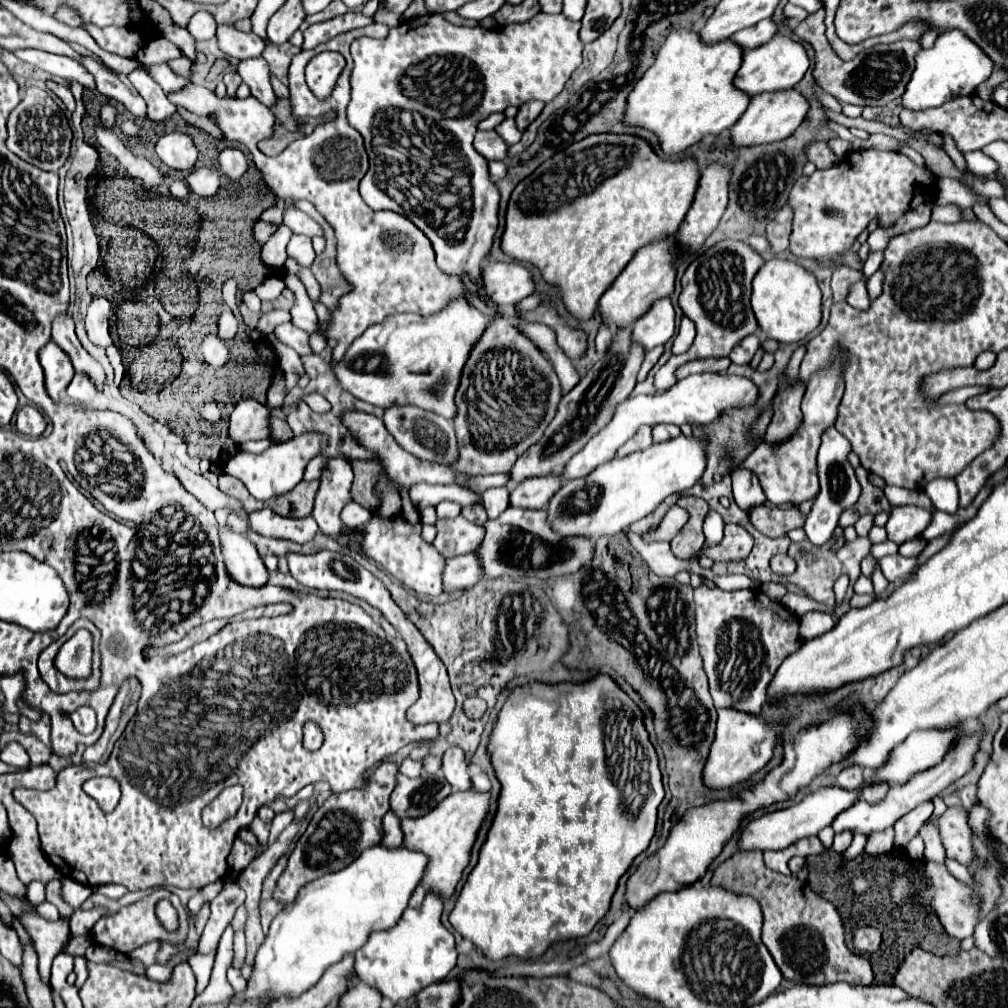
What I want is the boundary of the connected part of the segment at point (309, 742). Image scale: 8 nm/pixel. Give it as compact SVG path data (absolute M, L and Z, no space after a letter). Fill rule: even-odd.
M305 722L303 726L303 748L309 752L319 750L319 746L323 744L323 732L315 722Z

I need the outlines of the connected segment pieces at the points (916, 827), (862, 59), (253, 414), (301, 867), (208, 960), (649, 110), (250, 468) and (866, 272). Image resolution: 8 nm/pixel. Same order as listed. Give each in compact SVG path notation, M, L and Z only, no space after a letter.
M925 802L911 810L909 814L905 814L903 818L899 818L899 822L895 824L895 848L905 848L907 842L919 834L921 826L925 824L925 820L929 820L931 814L933 802Z
M819 8L817 12L809 14L803 22L799 22L799 26L795 28L795 34L801 40L809 42L815 50L815 68L813 68L815 84L823 92L835 96L837 100L841 100L845 104L885 106L893 100L899 100L911 78L911 72L915 68L915 54L921 50L921 44L913 42L913 40L881 44L879 48L867 50L863 54L857 54L853 60L843 62L837 58L837 54L833 52L833 48L829 46L829 42L825 38L823 18L825 18L825 10Z
M251 398L239 401L229 417L229 436L243 444L247 440L261 440L271 434L270 411Z
M383 761L376 768L371 786L367 790L349 790L343 794L331 794L323 806L313 814L307 830L301 834L301 838L295 844L295 850L289 856L289 864L281 878L277 880L277 888L273 892L275 900L281 900L283 904L289 904L295 900L295 894L311 880L343 870L349 866L363 850L375 846L383 838L381 830L381 818L389 810L389 796L395 788L395 778L399 774L399 766L393 762Z
M216 951L207 955L195 954L189 958L189 964L197 978L196 993L201 994L207 987L211 970L215 961Z
M695 30L671 32L659 48L655 64L627 96L623 126L639 126L653 132L667 156L685 152L707 134L721 134L739 120L749 102L743 92L731 86L731 80L741 66L741 56L743 50L731 40L703 46Z
M313 432L311 434L303 434L299 438L283 442L279 446L271 446L269 450L265 450L261 454L237 452L223 466L223 472L239 478L247 486L251 496L255 496L257 500L269 500L273 496L281 496L281 494L289 492L291 488L295 488L295 484L299 484L301 478L303 478L305 464L313 456L317 456L323 450L323 446L325 446L325 436L319 436L319 434L313 434Z
M881 252L869 254L867 262L863 264L863 276L865 276L865 278L871 278L871 276L879 270L879 266L881 266Z

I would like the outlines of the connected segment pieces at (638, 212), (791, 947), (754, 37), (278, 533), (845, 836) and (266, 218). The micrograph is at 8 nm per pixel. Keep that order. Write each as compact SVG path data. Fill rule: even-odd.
M593 134L545 160L531 176L515 186L505 214L501 250L509 258L533 264L545 284L559 290L567 312L579 322L589 320L597 310L601 294L615 282L635 252L657 238L671 238L679 230L693 202L697 180L699 170L691 158L683 162L659 160L641 138L627 134Z
M737 852L729 860L725 860L717 870L713 872L711 886L719 886L727 892L733 894L747 894L753 896L763 912L763 944L775 958L779 970L783 972L783 978L793 980L793 982L807 982L807 984L831 984L831 982L853 982L853 984L871 984L873 982L873 970L867 958L853 954L845 946L843 938L843 922L837 914L837 908L815 894L807 882L801 882L797 876L783 876L771 868L765 866L763 862L763 852Z
M767 18L767 20L755 24L755 26L747 28L747 30L735 32L731 40L733 40L737 46L741 46L743 50L751 50L751 48L759 48L759 46L763 46L765 42L769 42L769 40L775 36L775 32L777 32L775 22L773 22L771 18Z
M269 508L249 514L249 528L264 537L285 539L299 544L312 541L319 532L319 526L313 524L313 518L283 518L273 514Z
M841 832L841 834L835 834L835 840L833 840L833 850L837 852L845 852L847 846L851 846L851 840L853 840L853 834L851 832Z
M279 202L277 208L265 210L265 212L261 214L261 220L263 220L263 222L271 222L271 224L275 224L275 226L279 228L279 226L281 226L281 210L283 210L283 204Z

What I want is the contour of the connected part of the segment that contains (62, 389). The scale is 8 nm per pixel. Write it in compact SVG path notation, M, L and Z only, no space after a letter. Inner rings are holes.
M49 342L39 350L39 362L45 372L45 388L49 398L56 403L66 403L66 389L75 374L67 354L63 354L55 342Z

